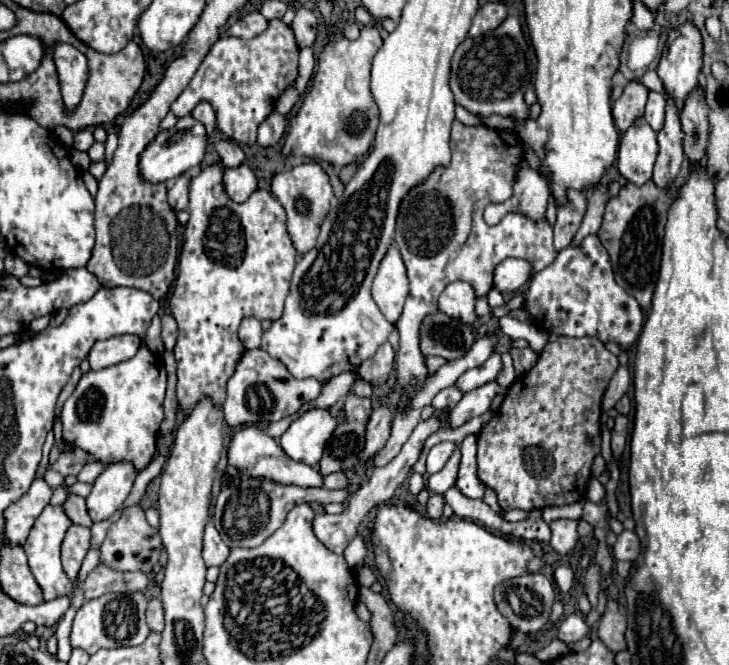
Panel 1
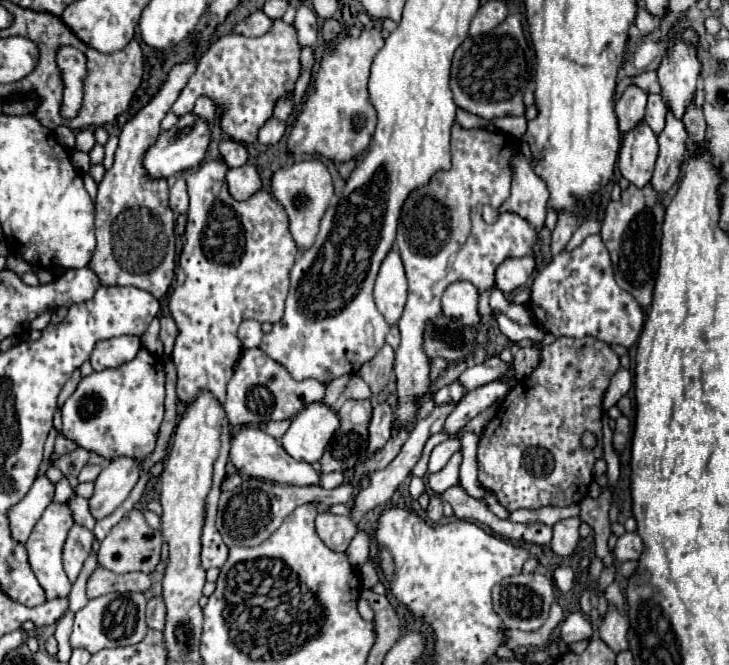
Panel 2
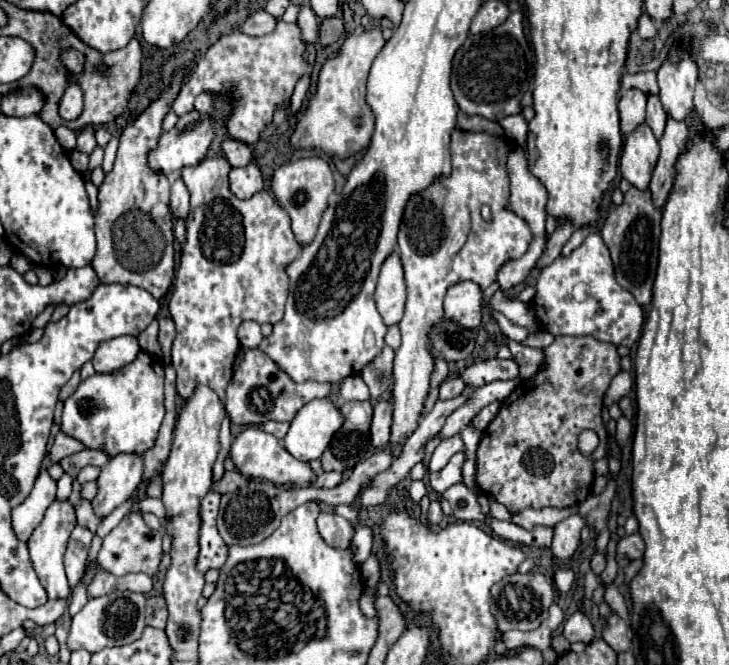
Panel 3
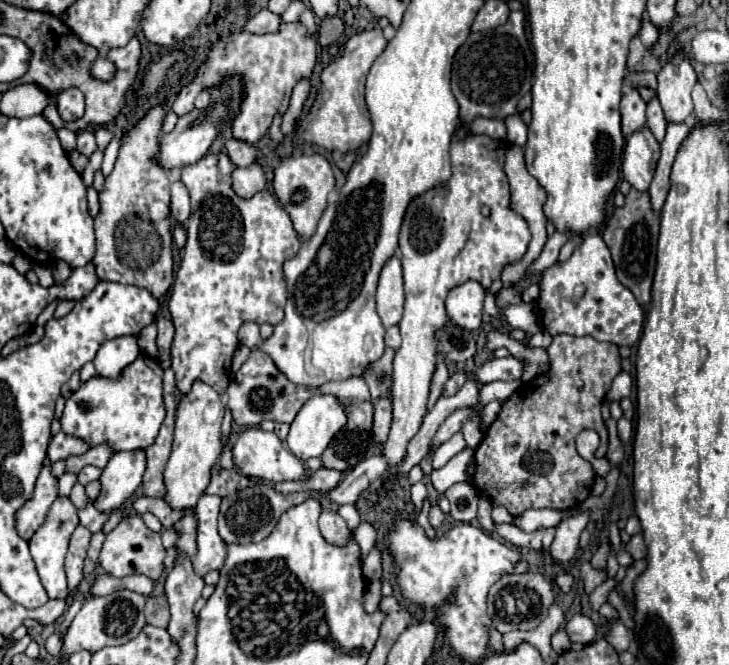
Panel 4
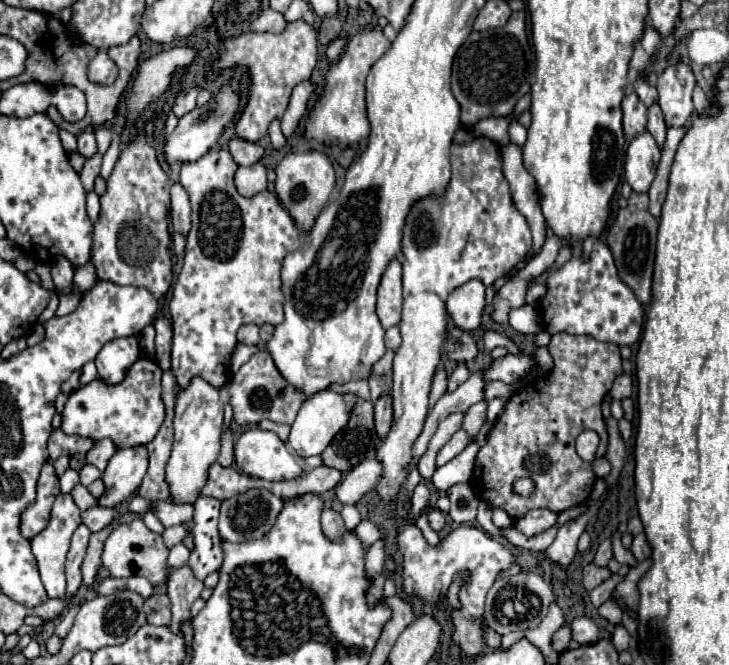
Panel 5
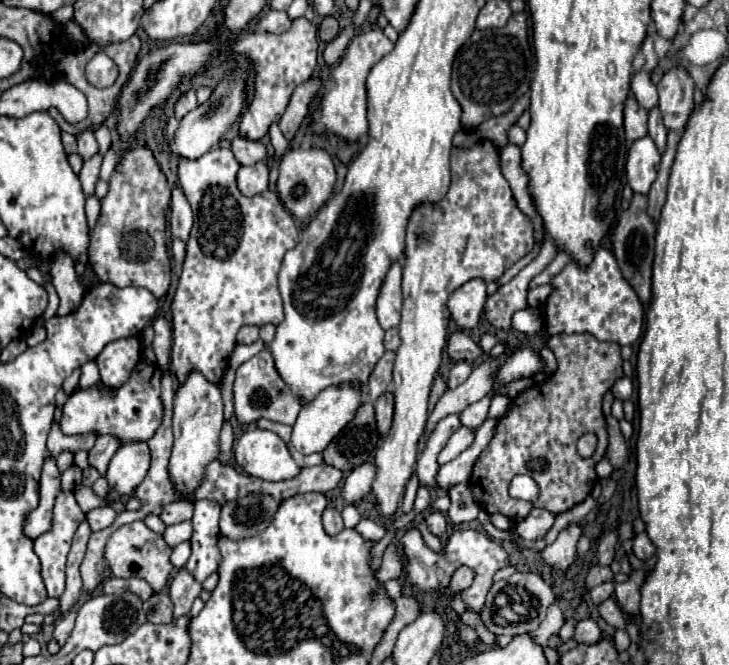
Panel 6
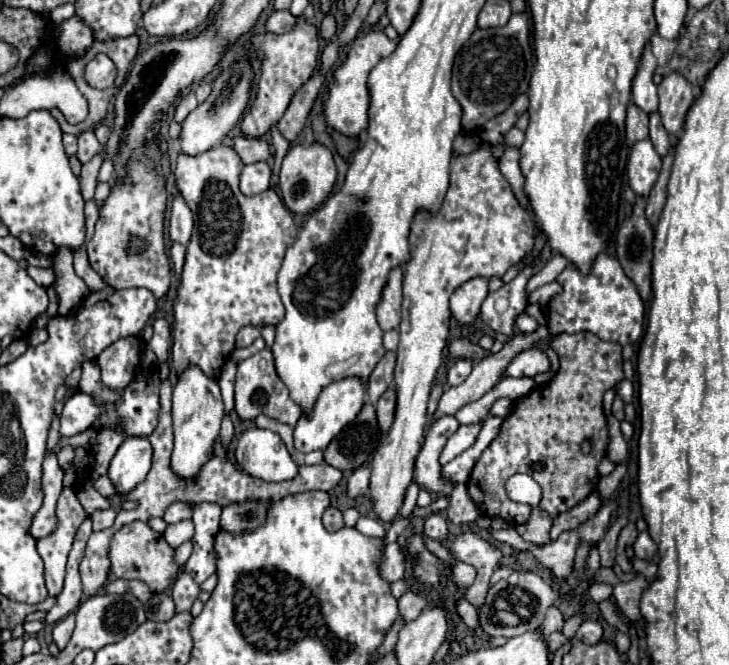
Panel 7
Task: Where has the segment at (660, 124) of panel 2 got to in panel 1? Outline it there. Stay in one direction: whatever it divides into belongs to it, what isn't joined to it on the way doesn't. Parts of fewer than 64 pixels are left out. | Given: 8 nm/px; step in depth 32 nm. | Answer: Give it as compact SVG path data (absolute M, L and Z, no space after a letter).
M650 92L648 94L648 104L646 104L646 114L644 118L648 120L648 124L652 126L654 132L660 132L660 128L664 126L664 110L666 108L666 98L664 94L658 92Z

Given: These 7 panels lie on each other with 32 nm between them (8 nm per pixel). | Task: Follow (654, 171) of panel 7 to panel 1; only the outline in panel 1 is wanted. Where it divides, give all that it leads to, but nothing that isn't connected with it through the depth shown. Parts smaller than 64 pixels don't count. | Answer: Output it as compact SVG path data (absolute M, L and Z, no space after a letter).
M640 118L634 122L632 128L628 128L622 134L616 164L620 174L628 182L644 186L652 178L656 154L658 154L656 132L650 128L650 124L644 118Z

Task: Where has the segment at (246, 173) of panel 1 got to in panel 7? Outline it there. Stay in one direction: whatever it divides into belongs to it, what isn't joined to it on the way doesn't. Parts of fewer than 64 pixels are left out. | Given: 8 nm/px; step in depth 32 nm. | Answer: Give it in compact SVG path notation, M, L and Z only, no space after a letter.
M266 162L248 164L248 166L244 166L244 170L240 174L240 190L246 196L260 194L260 192L268 190L270 176L272 176L272 170L270 170L270 166Z

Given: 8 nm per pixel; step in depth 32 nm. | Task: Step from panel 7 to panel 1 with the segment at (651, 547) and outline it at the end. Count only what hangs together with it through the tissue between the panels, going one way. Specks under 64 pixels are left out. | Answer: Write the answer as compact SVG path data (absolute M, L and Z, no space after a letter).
M624 530L614 548L612 548L612 554L616 560L636 560L638 554L640 554L642 546L640 546L640 538L636 536L636 532L630 532L630 530Z

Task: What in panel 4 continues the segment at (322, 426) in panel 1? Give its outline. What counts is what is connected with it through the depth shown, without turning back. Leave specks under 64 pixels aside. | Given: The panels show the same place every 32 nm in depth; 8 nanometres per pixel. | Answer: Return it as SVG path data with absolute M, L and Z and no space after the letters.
M320 394L308 400L290 426L286 444L300 460L322 456L332 436L344 426L344 404L334 394Z

